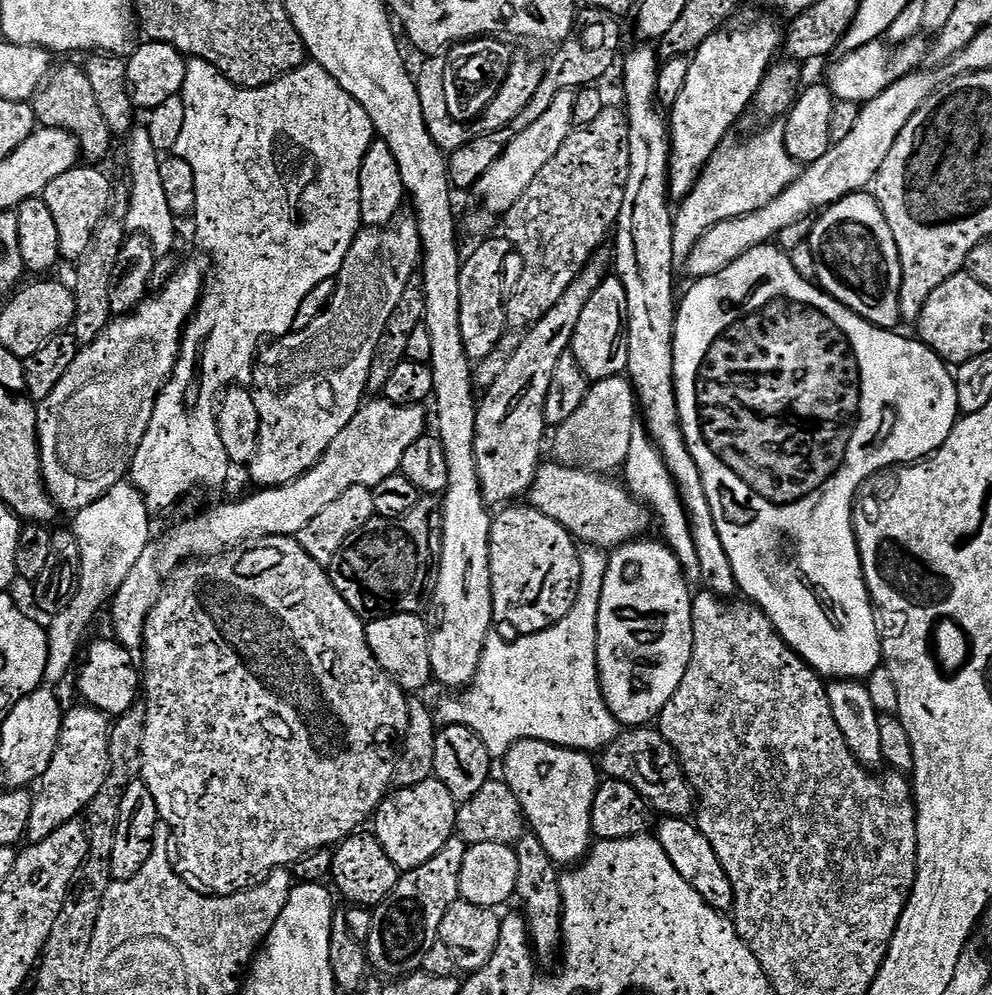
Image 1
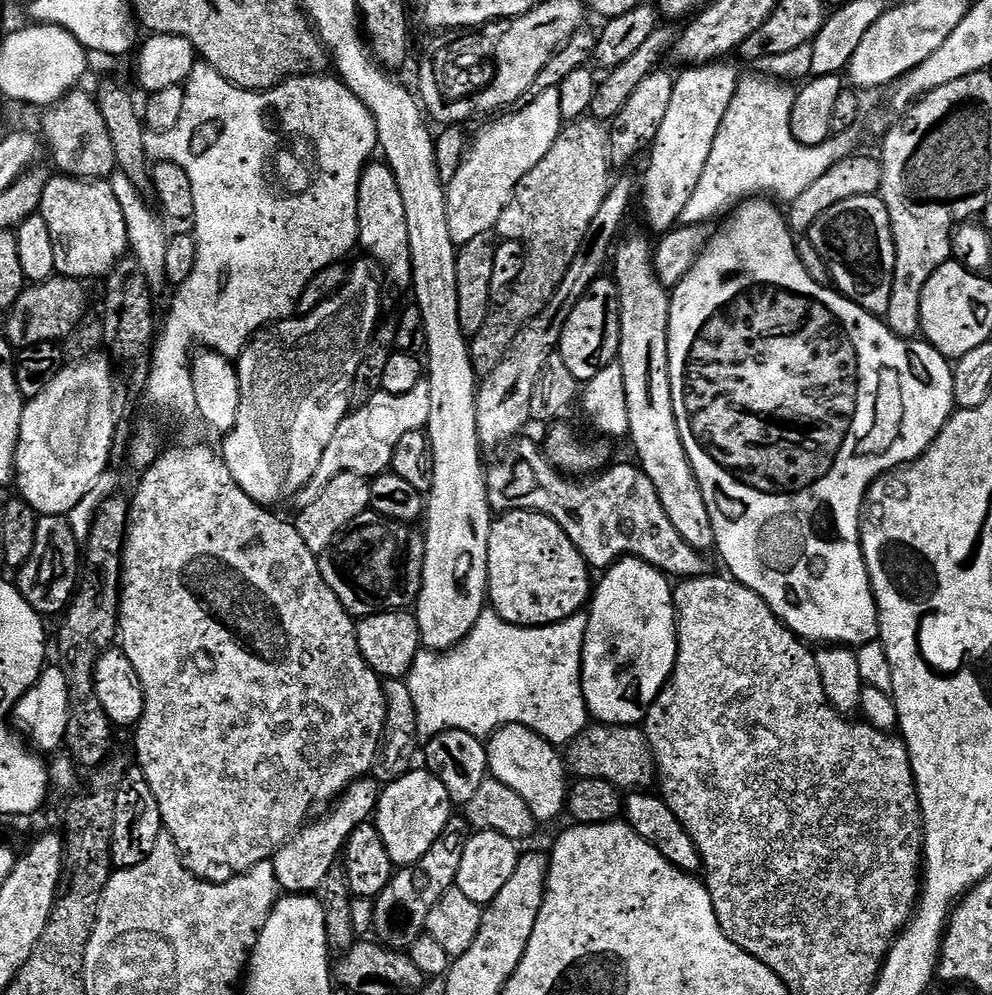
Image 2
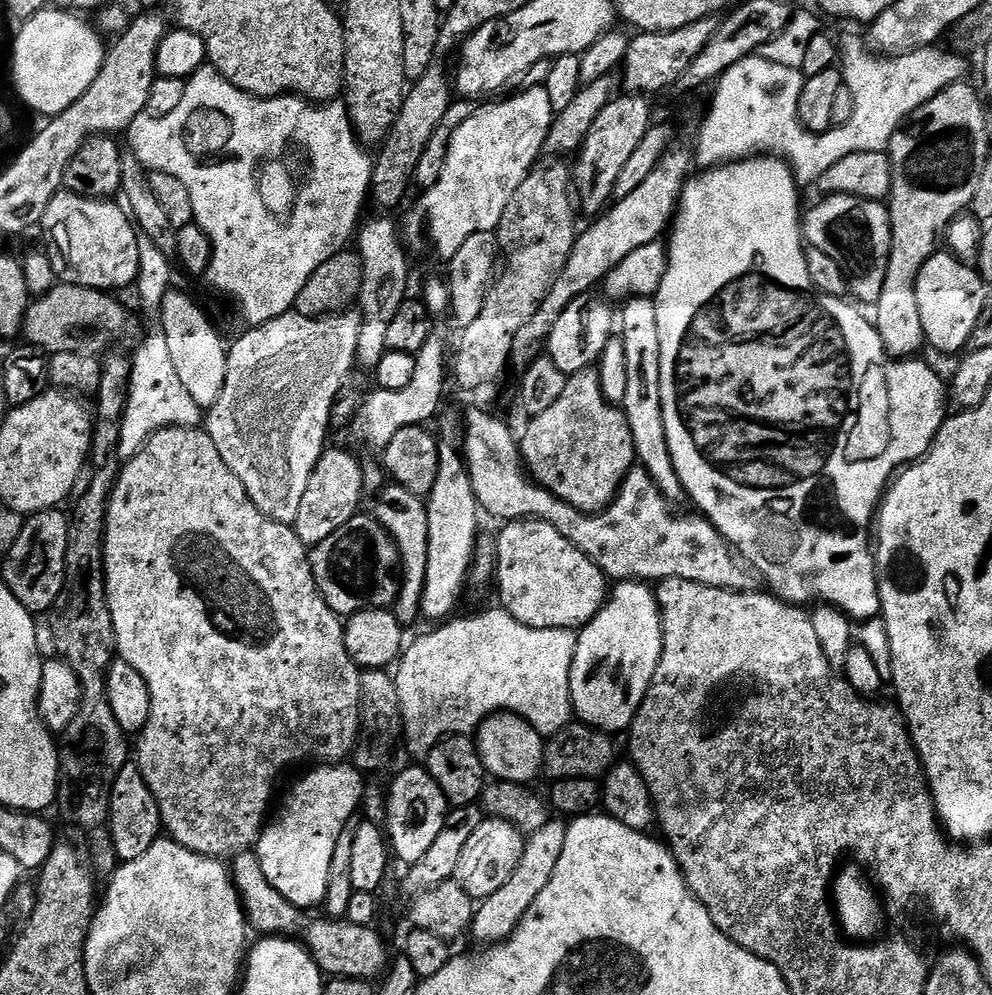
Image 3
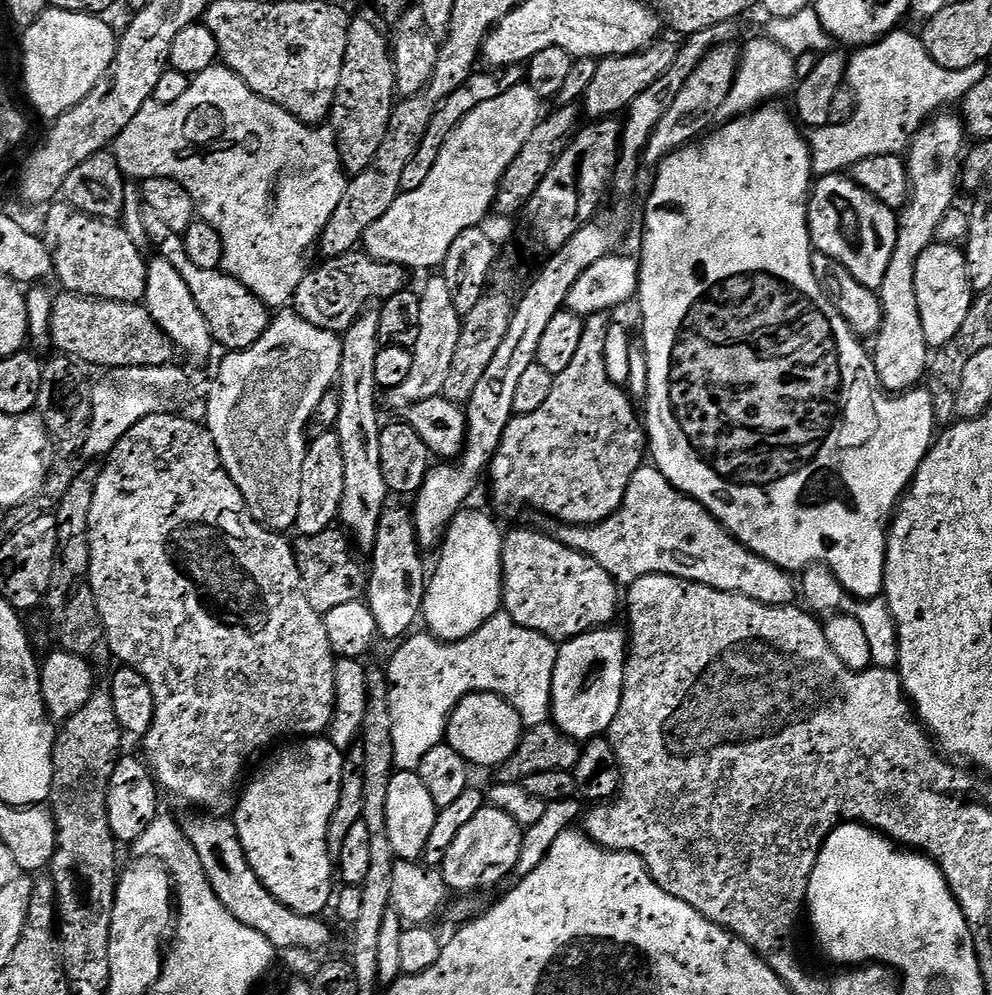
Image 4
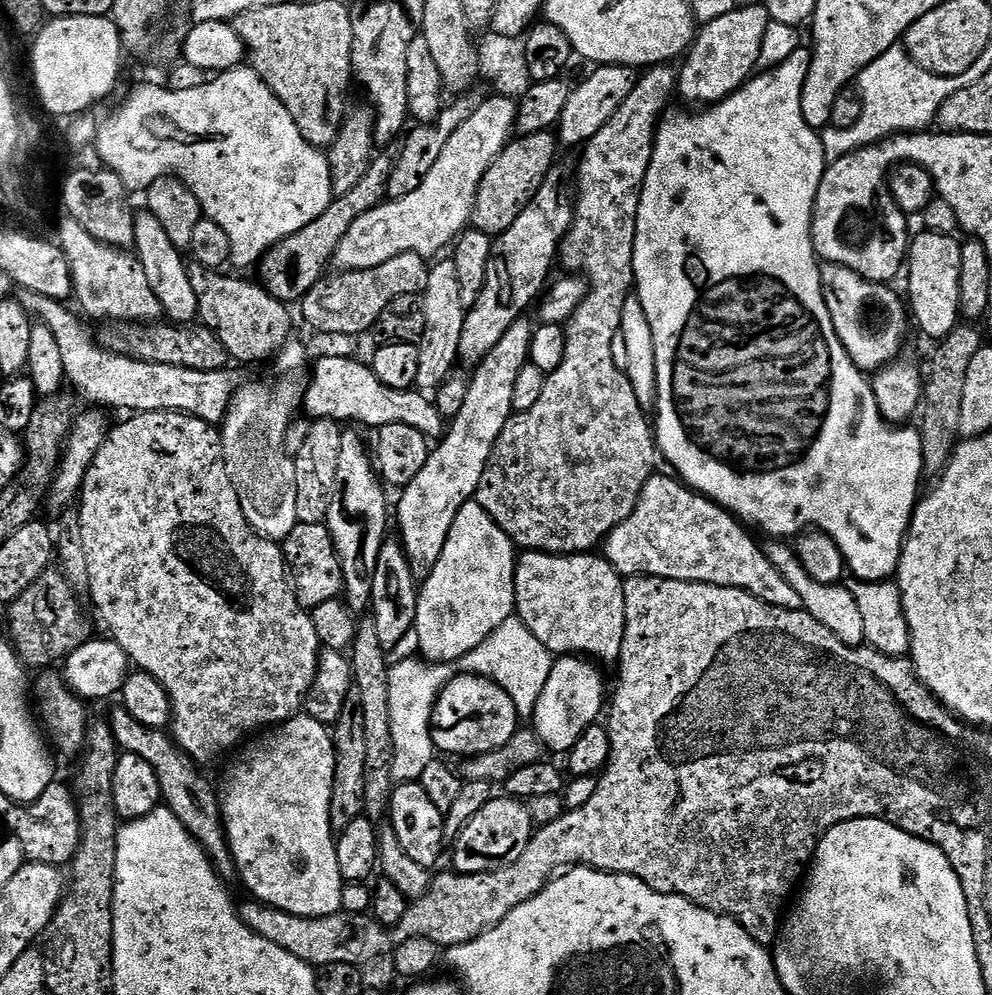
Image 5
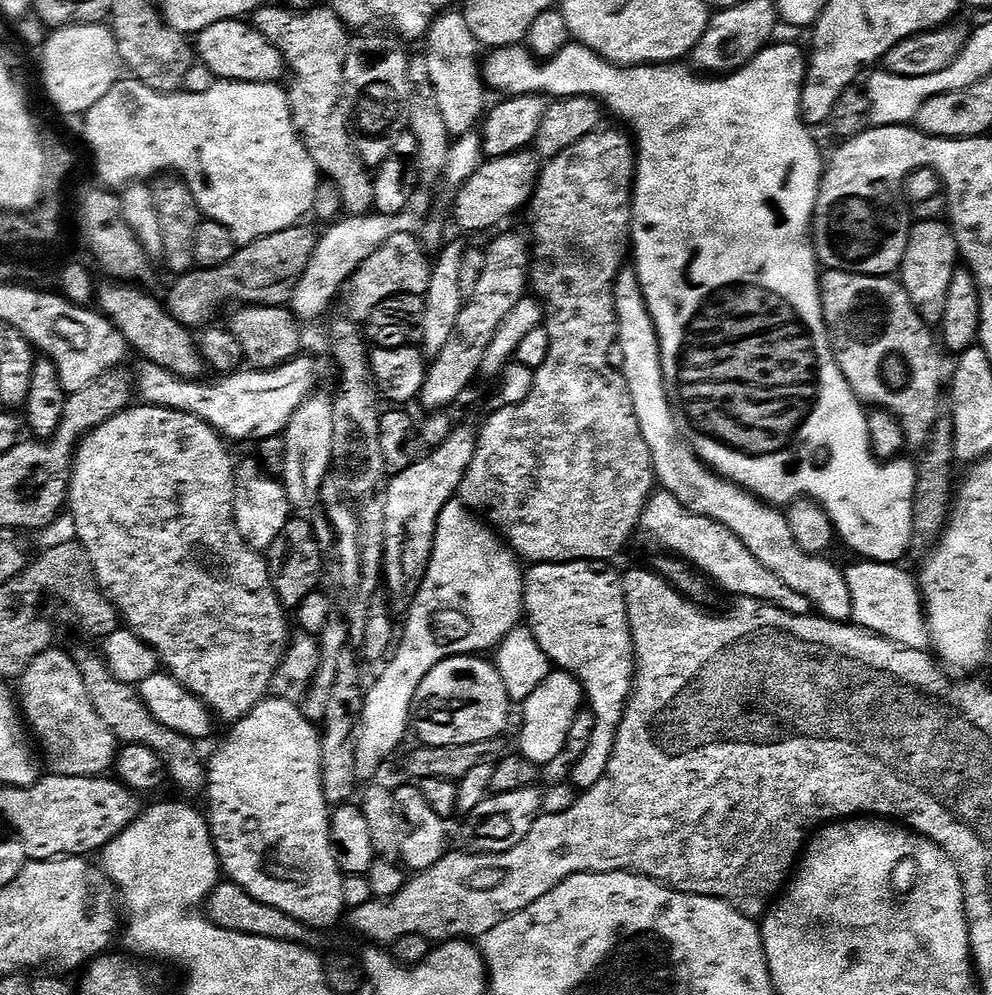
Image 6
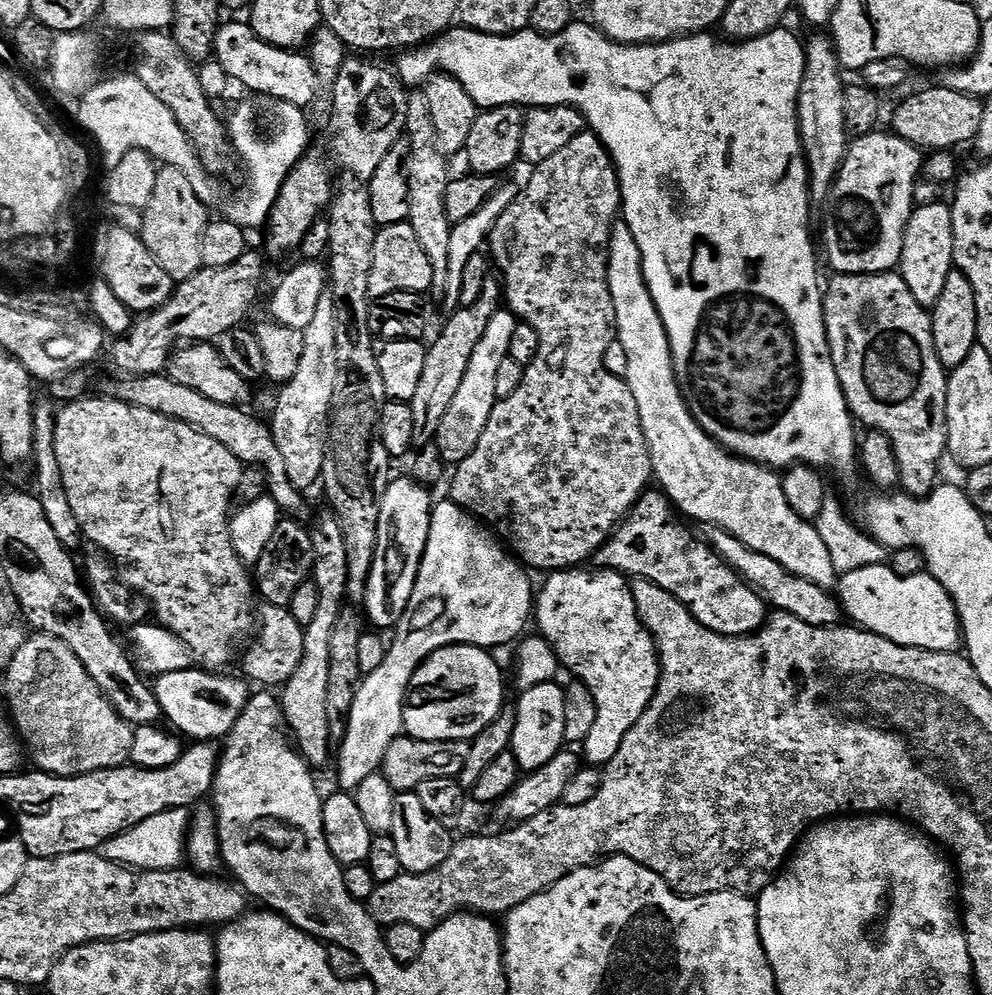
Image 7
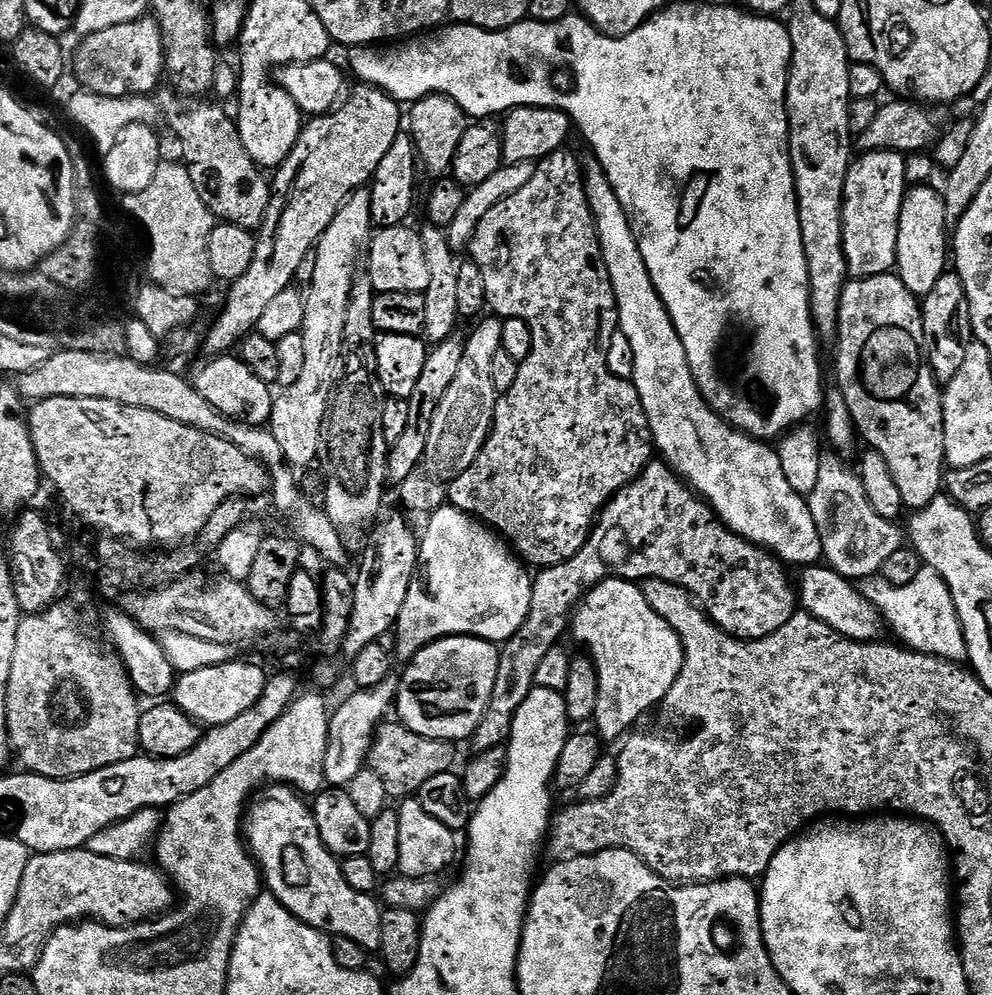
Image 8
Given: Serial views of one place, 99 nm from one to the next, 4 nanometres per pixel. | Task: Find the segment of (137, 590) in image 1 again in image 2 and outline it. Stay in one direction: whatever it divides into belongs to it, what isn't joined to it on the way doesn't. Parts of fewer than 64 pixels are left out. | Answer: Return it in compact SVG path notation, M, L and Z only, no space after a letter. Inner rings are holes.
M422 382L418 386L414 386L414 390L410 390L410 394L391 396L383 390L377 391L377 393L377 396L370 397L360 409L357 407L355 410L349 411L348 415L344 417L344 421L340 423L335 437L332 439L332 444L326 446L326 454L322 454L322 462L318 462L318 470L314 474L314 478L300 491L298 497L300 508L313 504L318 496L326 490L330 480L343 472L353 472L367 478L375 478L387 473L392 467L394 450L398 446L398 442L402 442L402 438L406 438L406 434L427 429L430 418L430 390L427 383Z

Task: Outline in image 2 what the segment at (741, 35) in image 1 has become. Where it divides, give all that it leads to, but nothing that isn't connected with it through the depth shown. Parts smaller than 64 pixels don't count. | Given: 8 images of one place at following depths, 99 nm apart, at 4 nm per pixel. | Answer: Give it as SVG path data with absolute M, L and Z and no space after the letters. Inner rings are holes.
M732 62L688 66L676 76L674 98L670 98L670 110L650 149L652 157L644 176L644 220L659 234L667 234L680 224L682 210L686 210L694 189L702 182L702 170L706 170L710 150L714 150L718 126L722 126L742 79L735 66L728 63Z

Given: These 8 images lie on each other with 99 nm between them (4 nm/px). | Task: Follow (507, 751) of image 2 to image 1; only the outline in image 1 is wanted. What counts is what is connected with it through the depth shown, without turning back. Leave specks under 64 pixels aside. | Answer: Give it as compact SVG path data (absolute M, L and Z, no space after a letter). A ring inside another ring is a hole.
M523 740L518 742L502 758L504 783L514 790L514 798L524 811L524 818L531 835L546 846L546 854L558 866L572 866L584 859L593 843L592 835L592 807L596 791L600 785L602 776L598 771L598 764L589 753L581 752L574 748L563 748L557 744L547 744L537 740Z

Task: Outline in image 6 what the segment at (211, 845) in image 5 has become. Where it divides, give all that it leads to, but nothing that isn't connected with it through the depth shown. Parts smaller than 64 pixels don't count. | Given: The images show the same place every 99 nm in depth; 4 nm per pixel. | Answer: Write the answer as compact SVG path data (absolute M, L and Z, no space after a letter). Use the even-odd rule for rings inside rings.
M79 657L77 664L83 674L86 692L90 695L94 710L101 715L106 726L110 727L117 741L124 744L143 744L158 753L164 759L169 779L171 781L173 779L180 789L190 794L203 793L207 789L207 767L203 755L200 756L197 750L199 747L195 741L158 722L150 713L139 691L133 685L124 684L114 677L103 657Z

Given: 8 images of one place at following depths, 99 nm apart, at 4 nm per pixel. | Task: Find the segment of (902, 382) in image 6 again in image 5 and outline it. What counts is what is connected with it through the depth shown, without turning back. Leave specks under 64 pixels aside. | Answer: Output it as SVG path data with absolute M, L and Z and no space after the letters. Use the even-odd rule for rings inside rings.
M825 263L820 269L820 281L836 337L840 340L841 348L848 352L852 363L868 374L875 373L884 365L893 363L899 357L896 355L899 354L900 347L904 344L904 335L908 332L908 324L910 328L910 316L906 311L906 304L902 296L902 301L900 301L899 294L892 289L892 286L884 282L865 280L863 276L841 264Z

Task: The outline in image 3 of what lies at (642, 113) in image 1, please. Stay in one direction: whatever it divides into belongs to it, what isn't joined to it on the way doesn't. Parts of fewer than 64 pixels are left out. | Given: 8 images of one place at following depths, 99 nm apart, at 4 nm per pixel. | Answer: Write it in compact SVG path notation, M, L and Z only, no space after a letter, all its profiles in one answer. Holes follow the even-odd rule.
M633 298L623 305L624 308L624 354L626 356L626 394L622 401L622 411L628 417L630 430L634 434L636 459L639 467L645 468L658 490L668 499L668 503L679 506L685 503L686 493L674 470L670 458L670 446L666 438L666 426L662 418L662 398L660 383L660 342L658 336L658 314L655 303L648 298Z

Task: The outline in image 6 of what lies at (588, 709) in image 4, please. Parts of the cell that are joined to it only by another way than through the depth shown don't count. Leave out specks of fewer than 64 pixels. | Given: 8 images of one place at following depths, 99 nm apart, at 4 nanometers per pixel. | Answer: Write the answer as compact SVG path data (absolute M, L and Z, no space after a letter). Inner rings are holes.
M559 670L549 671L542 686L538 686L538 690L534 690L534 694L530 694L530 698L523 701L524 725L520 728L519 755L525 756L538 766L545 766L544 764L558 758L560 760L564 748L567 746L570 728L585 704L584 690L575 676Z

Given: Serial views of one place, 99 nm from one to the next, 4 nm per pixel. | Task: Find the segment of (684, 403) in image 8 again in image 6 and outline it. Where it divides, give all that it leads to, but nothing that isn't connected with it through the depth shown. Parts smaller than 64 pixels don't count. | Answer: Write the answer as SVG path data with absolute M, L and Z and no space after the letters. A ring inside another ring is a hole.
M635 267L621 268L616 279L616 317L619 324L617 343L623 347L625 355L621 373L631 392L639 430L650 449L652 468L656 471L659 487L674 494L674 498L678 498L678 502L682 502L682 506L694 514L726 526L744 543L746 550L750 550L750 554L754 554L754 558L766 566L766 570L778 574L778 578L782 578L790 590L798 590L798 594L805 596L824 619L851 621L852 603L844 572L824 560L828 558L823 555L811 556L809 552L804 552L790 532L787 515L779 507L764 503L759 496L713 472L696 457L695 450L684 440L665 389L660 340L648 305L644 303L644 291L640 288Z

